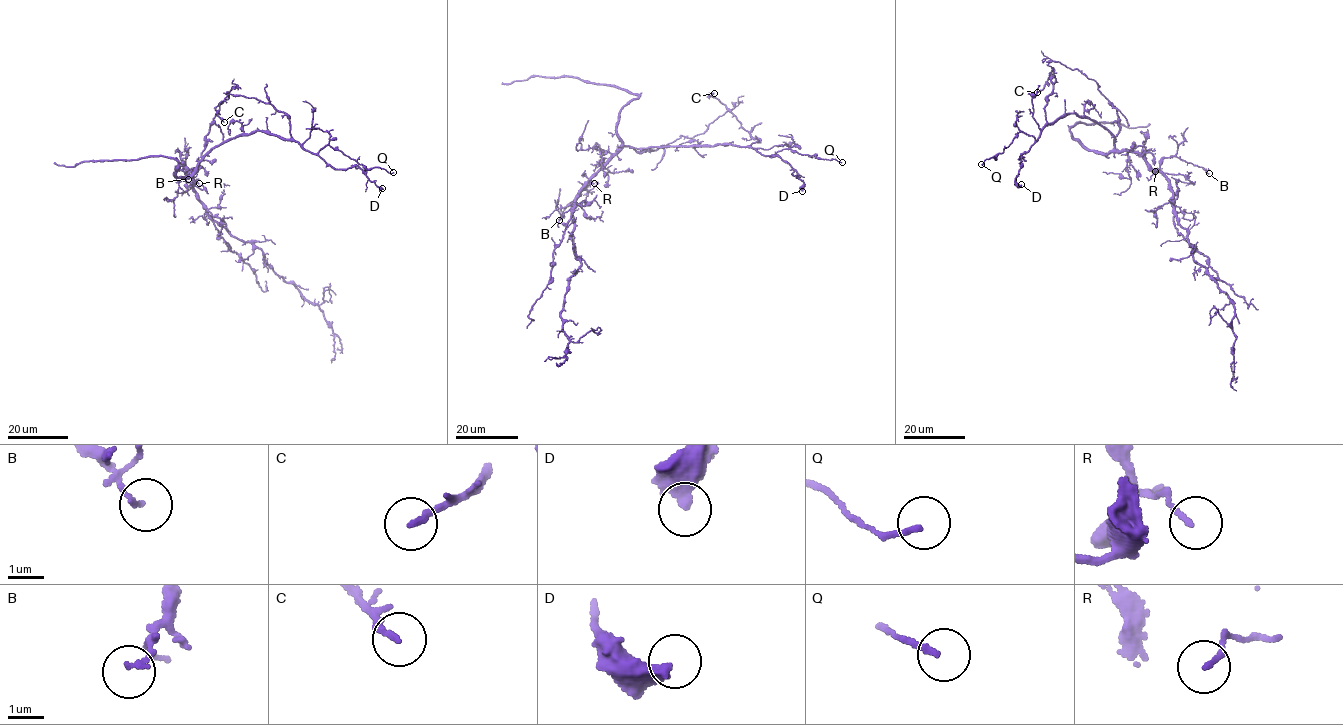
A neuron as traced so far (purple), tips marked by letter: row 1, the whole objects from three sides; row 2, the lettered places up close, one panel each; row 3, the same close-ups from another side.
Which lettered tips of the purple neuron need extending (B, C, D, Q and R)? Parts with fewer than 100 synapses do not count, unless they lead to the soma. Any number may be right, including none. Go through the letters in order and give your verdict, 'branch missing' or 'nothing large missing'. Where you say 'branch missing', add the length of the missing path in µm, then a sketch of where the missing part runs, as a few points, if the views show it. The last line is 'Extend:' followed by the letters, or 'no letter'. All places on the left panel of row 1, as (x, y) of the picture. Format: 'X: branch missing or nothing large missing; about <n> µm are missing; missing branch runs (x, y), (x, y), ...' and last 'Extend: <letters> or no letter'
B: nothing large missing
C: nothing large missing
D: nothing large missing
Q: nothing large missing
R: nothing large missing
Extend: no letter

